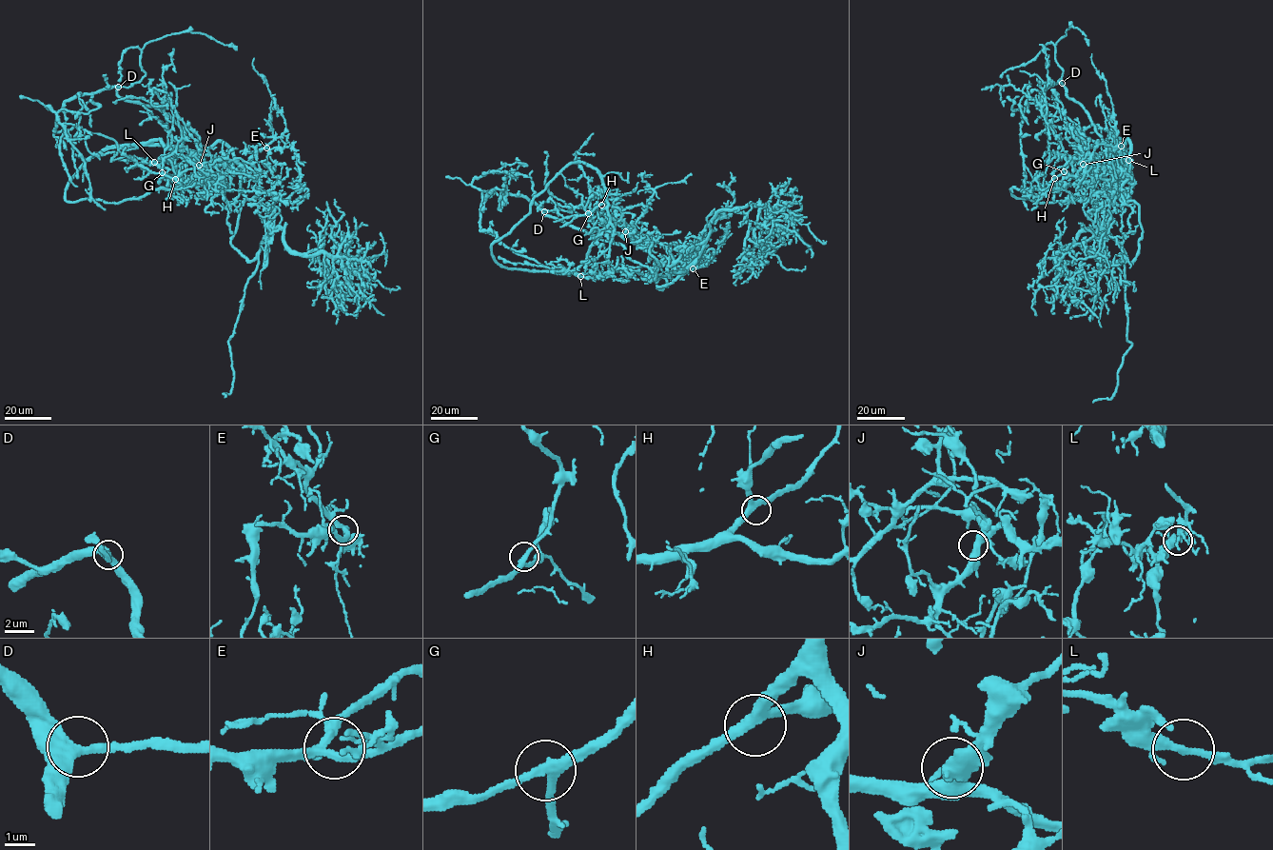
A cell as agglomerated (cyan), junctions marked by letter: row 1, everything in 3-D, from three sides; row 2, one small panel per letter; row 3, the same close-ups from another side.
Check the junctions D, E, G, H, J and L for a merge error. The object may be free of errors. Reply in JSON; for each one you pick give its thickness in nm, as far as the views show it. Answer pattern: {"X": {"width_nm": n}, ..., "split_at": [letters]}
{"L": {"width_nm": 240}, "split_at": ["L"]}

